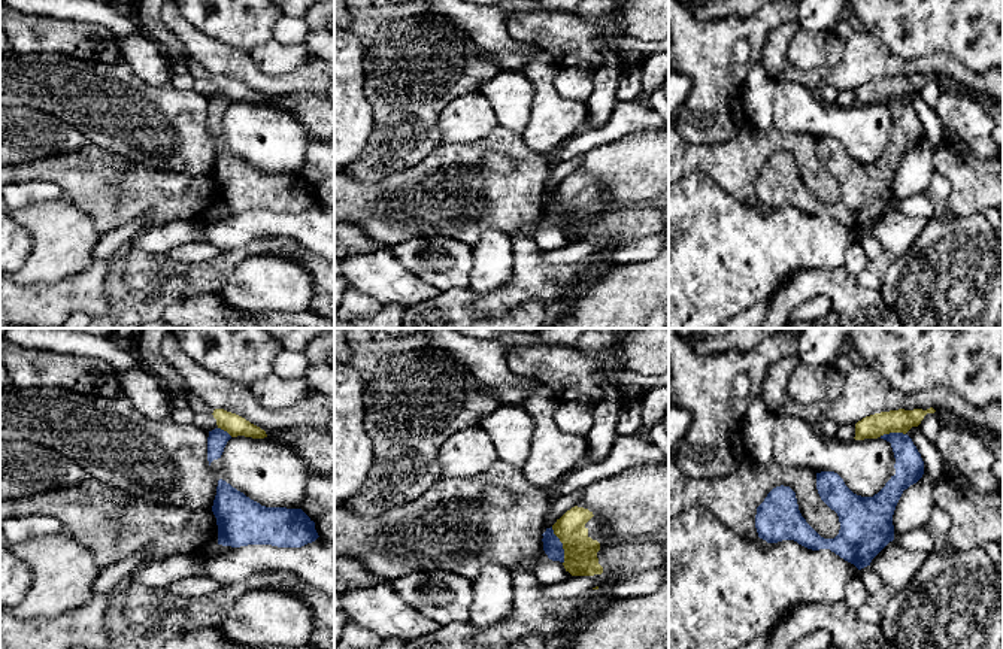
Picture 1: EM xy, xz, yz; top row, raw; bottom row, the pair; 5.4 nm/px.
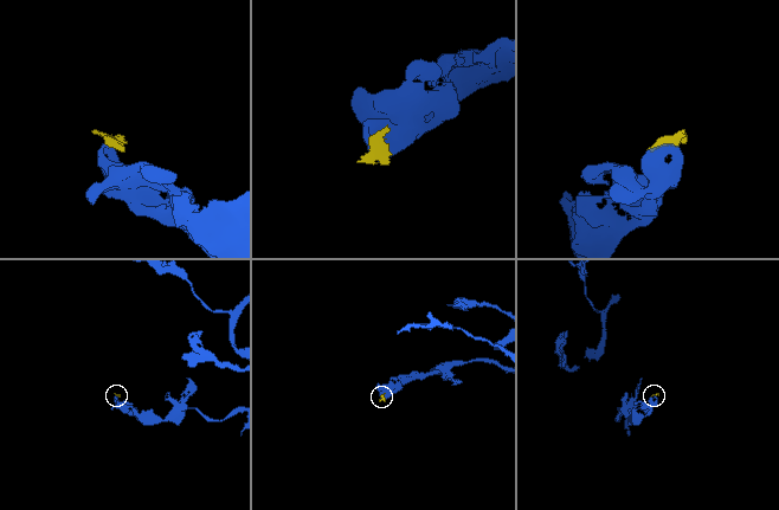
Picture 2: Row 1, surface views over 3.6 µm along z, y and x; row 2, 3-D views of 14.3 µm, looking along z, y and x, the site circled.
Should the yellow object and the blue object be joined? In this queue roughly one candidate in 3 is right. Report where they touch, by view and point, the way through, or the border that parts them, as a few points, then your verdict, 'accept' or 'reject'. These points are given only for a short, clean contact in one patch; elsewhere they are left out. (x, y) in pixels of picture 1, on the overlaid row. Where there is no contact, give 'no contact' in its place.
contact xz (563, 545); border xz (551, 527), (561, 543), (563, 563); reject

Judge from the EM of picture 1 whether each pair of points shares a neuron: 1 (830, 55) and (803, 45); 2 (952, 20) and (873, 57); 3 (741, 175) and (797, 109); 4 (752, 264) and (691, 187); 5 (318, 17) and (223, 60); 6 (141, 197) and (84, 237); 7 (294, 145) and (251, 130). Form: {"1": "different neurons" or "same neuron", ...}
{"1": "same neuron", "2": "different neurons", "3": "different neurons", "4": "same neuron", "5": "different neurons", "6": "different neurons", "7": "same neuron"}

